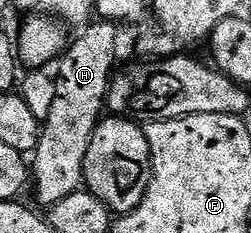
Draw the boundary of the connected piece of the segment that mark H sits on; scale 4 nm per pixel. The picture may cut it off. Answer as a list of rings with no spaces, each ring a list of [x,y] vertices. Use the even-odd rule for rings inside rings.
[[[95,21],[82,32],[79,40],[72,42],[58,60],[59,75],[55,79],[57,97],[53,99],[53,110],[47,119],[42,120],[39,133],[39,144],[33,152],[33,187],[39,198],[38,206],[43,209],[56,207],[65,197],[80,190],[84,186],[83,170],[85,169],[85,153],[89,153],[89,141],[93,141],[93,133],[104,118],[107,106],[107,90],[111,88],[112,78],[117,70],[115,54],[119,51],[119,31],[116,24],[106,21]]]

